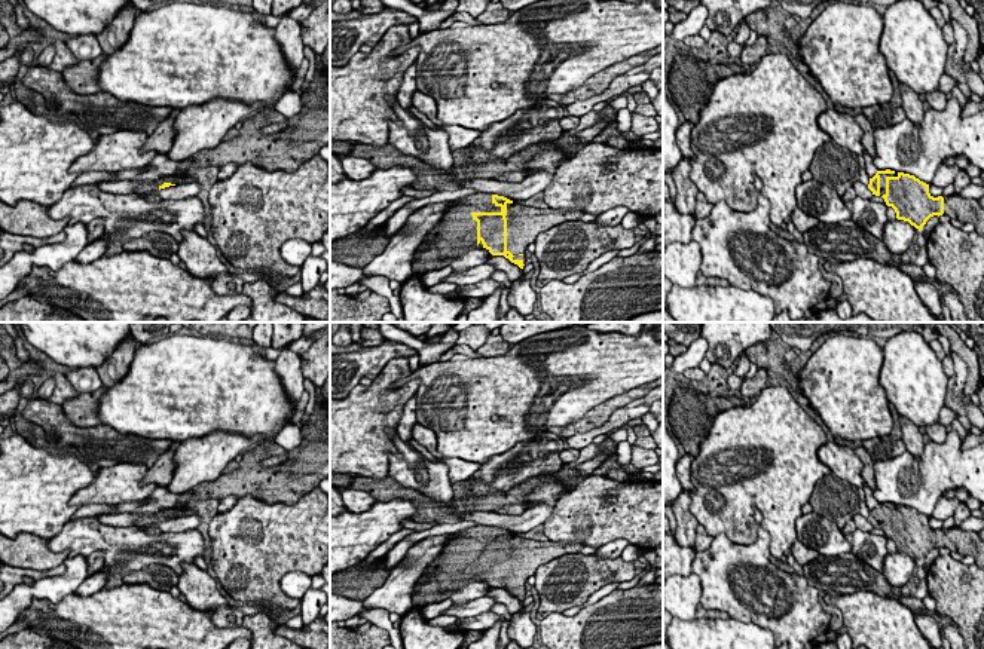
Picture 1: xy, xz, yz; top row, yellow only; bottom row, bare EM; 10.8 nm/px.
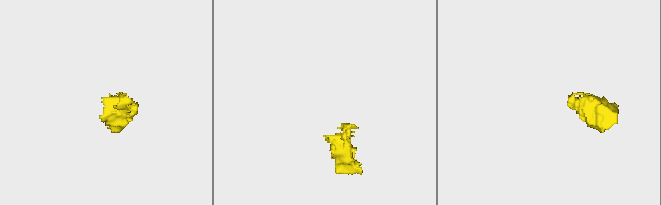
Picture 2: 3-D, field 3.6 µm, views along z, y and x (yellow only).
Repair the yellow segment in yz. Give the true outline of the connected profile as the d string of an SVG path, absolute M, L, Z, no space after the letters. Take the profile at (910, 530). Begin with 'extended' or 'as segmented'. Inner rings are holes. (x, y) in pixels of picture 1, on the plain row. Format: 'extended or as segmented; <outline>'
extended; M890 502L877 503L870 511L868 521L895 542L898 552L908 554L919 563L930 549L945 547L962 555L974 557L975 564L984 569L984 541L974 530L933 530L929 526L929 517L914 508Z

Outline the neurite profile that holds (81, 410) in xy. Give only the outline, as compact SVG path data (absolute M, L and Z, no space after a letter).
M104 388L95 392L79 392L77 397L67 399L61 404L65 417L79 428L91 428L103 425L97 416L95 407L104 394Z

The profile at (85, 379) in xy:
M94 367L70 368L64 376L77 392L91 394L103 388L98 371Z

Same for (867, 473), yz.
M862 446L856 449L856 454L859 456L859 459L864 463L861 475L864 478L865 484L871 490L874 490L875 489L874 460L871 459L871 456L868 454L868 451Z

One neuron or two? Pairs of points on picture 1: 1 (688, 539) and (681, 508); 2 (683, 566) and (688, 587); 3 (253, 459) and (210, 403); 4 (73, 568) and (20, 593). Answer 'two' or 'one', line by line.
1: one
2: two
3: two
4: one

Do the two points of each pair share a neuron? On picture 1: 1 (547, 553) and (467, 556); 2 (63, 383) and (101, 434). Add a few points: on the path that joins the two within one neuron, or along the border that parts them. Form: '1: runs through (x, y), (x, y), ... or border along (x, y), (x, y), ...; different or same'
1: runs through (528, 556), (486, 556); same
2: border along (49, 400), (58, 404); different

